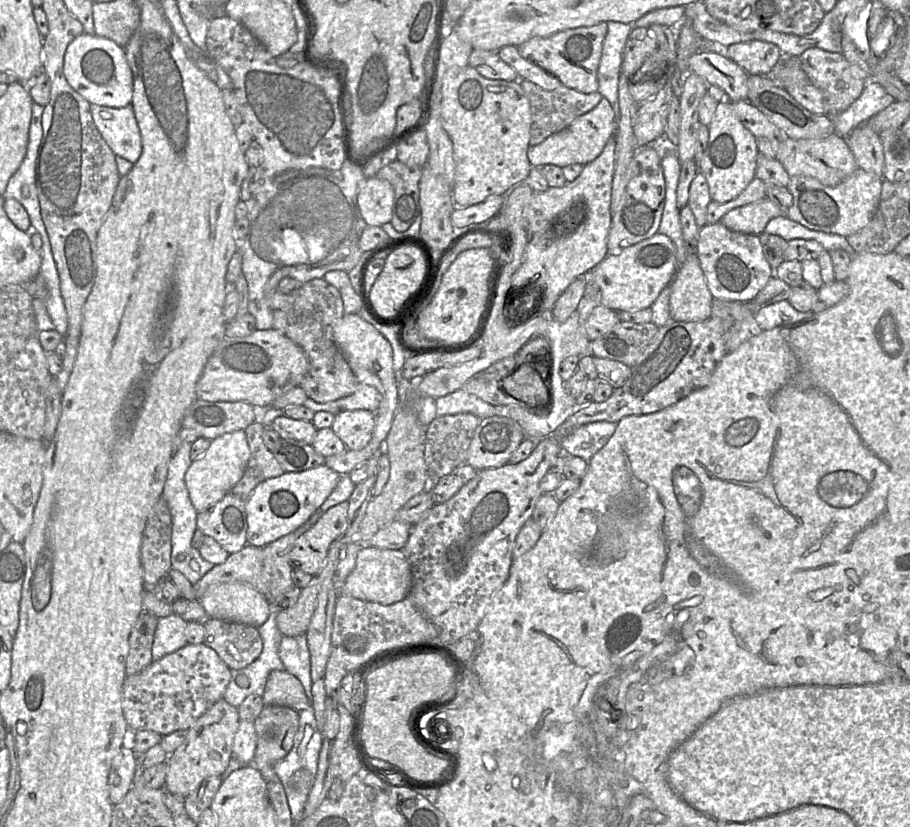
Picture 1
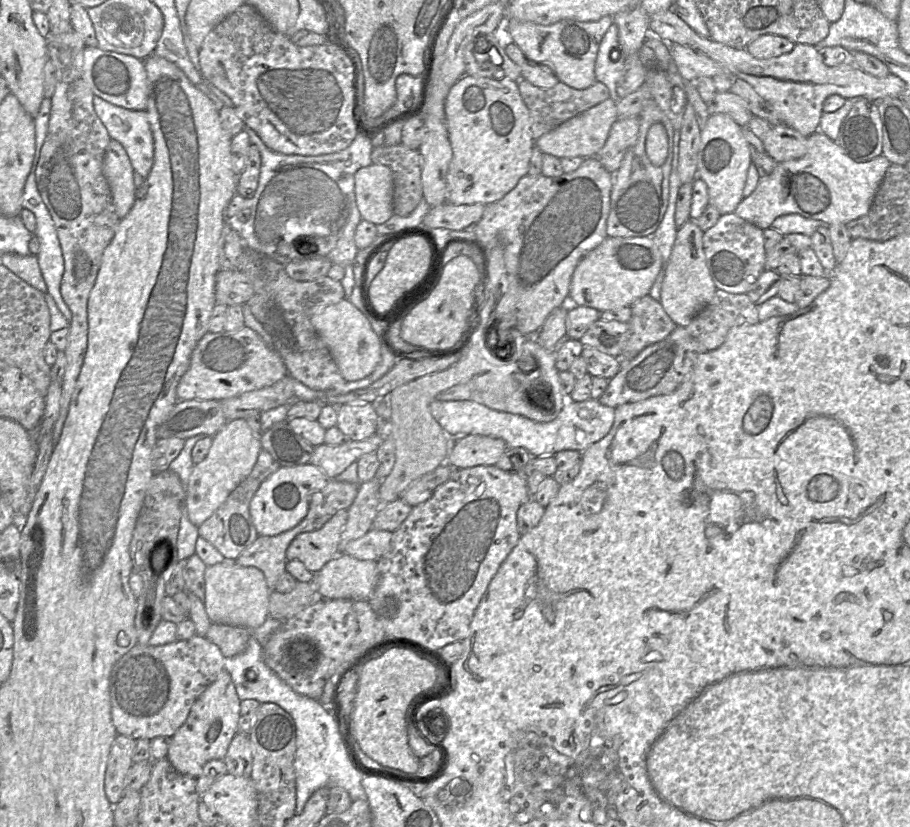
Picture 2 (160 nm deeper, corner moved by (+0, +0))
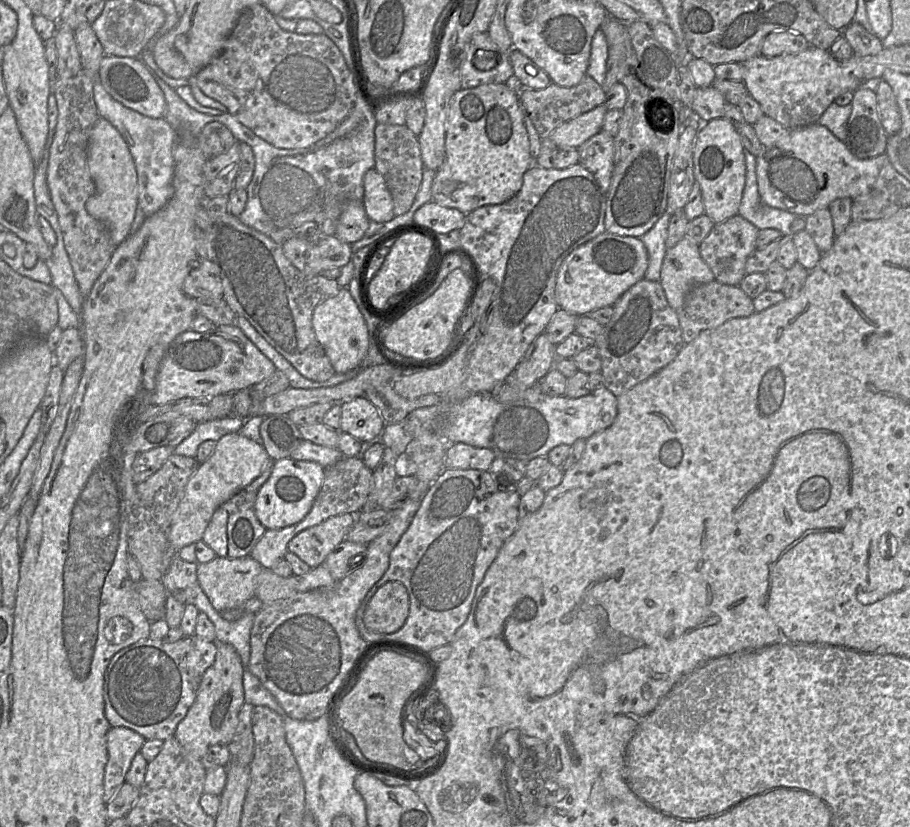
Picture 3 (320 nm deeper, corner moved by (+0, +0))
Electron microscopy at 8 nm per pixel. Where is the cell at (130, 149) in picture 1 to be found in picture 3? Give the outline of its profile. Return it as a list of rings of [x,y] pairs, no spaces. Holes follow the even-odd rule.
[[[100,80],[94,82],[94,100],[100,117],[108,120],[121,134],[127,143],[129,150],[134,158],[138,174],[138,207],[144,211],[146,217],[151,216],[162,209],[173,196],[173,177],[174,177],[174,146],[177,143],[176,131],[163,118],[150,118],[130,108],[125,107],[116,101],[103,87]]]

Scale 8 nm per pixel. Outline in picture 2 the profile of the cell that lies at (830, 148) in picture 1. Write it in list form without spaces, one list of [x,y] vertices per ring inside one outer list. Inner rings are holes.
[[[784,124],[772,126],[759,139],[765,152],[777,163],[802,158],[808,151],[808,138]]]

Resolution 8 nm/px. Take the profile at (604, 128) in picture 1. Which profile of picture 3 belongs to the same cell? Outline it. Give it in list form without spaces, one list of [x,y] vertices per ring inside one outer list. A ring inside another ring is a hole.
[[[605,105],[569,120],[557,127],[549,136],[559,149],[578,148],[592,136],[602,131],[604,117],[608,112]]]

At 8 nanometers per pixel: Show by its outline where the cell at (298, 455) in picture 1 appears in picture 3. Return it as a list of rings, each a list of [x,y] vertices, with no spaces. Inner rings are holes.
[[[287,415],[264,417],[260,425],[262,446],[270,459],[276,461],[289,458],[291,453],[303,441],[302,435]]]

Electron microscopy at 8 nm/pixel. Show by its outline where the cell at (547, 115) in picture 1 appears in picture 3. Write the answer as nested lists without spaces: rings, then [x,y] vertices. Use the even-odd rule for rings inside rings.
[[[585,75],[581,82],[573,87],[561,87],[551,82],[546,88],[534,90],[521,88],[519,99],[525,113],[532,120],[541,140],[563,123],[572,120],[599,105],[604,105],[606,93],[591,76]]]

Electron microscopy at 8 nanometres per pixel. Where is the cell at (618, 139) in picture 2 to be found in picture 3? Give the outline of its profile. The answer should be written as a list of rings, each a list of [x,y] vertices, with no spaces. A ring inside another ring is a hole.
[[[602,130],[577,150],[579,163],[594,175],[602,191],[607,193],[613,171],[614,137]]]

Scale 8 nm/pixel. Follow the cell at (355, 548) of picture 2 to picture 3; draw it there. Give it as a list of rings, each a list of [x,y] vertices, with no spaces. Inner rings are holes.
[[[345,539],[327,556],[324,566],[330,571],[333,579],[339,581],[363,560],[366,548],[367,545],[365,544]]]

